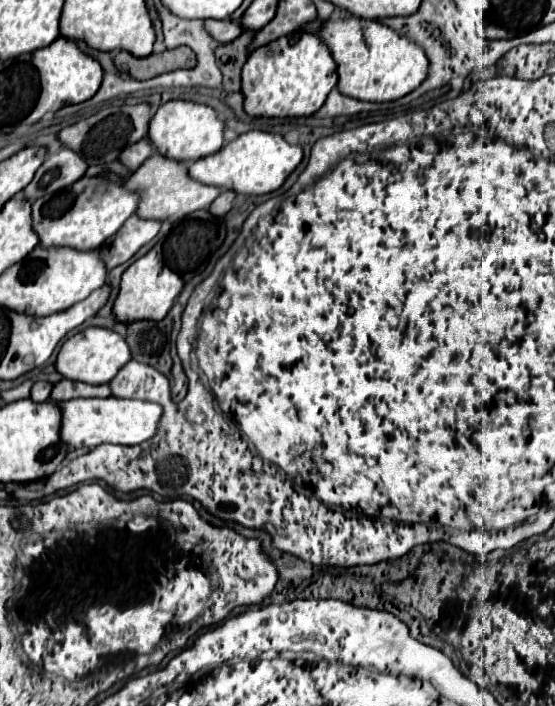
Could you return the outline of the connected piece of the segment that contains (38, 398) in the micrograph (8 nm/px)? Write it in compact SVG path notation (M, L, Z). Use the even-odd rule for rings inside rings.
M38 381L38 383L34 383L34 387L32 387L30 399L36 401L36 403L44 403L44 401L50 399L50 393L52 393L52 383L48 383L48 381Z

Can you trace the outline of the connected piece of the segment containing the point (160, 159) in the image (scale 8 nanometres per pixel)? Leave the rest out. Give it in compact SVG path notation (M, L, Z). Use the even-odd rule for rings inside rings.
M156 153L152 159L146 159L130 179L124 181L124 187L130 191L136 191L140 195L140 211L136 211L144 219L158 219L158 221L180 221L182 217L208 209L212 201L222 193L218 187L198 183L196 179L190 177L188 165L182 161L166 159L164 155Z

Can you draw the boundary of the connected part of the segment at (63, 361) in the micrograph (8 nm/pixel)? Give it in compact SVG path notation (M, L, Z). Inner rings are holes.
M88 327L76 335L72 335L60 349L56 359L56 369L66 379L72 381L84 381L90 385L102 385L110 383L120 367L124 367L128 361L132 361L132 351L122 335L118 335L112 329L106 327Z

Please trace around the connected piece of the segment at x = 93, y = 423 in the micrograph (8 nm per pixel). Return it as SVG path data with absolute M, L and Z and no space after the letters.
M106 397L106 399L72 399L60 403L64 411L62 423L62 439L72 447L96 447L102 443L114 445L140 445L146 439L154 437L158 425L162 421L162 405L150 401L136 401L136 399L120 399L120 397Z

